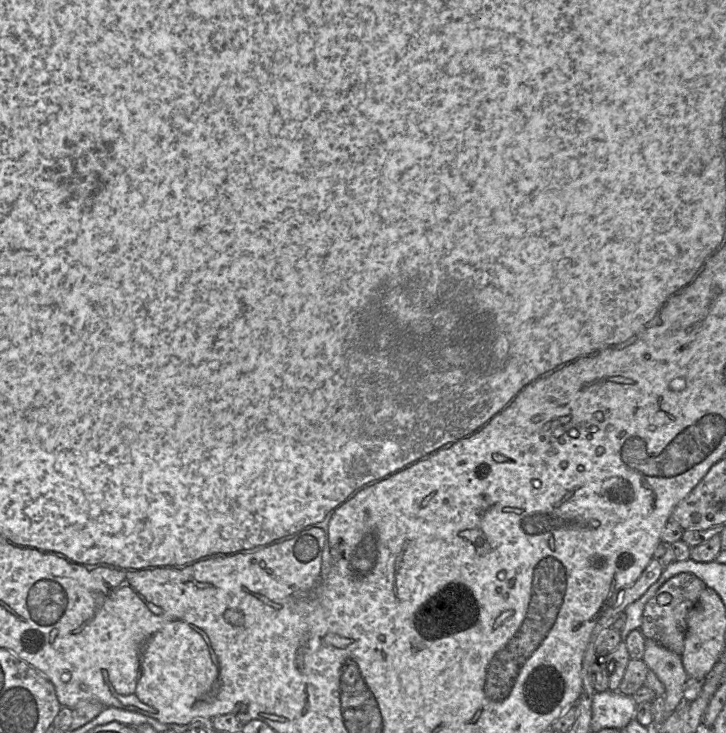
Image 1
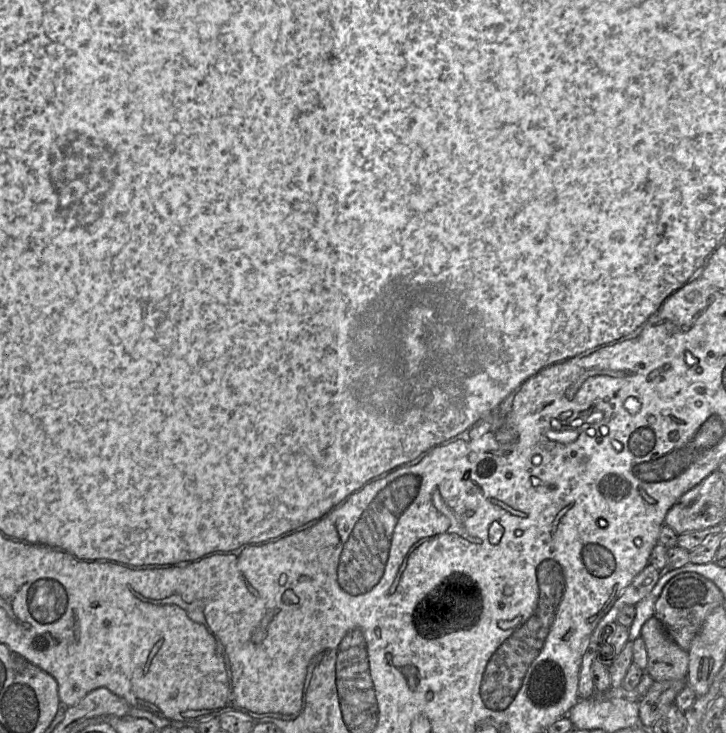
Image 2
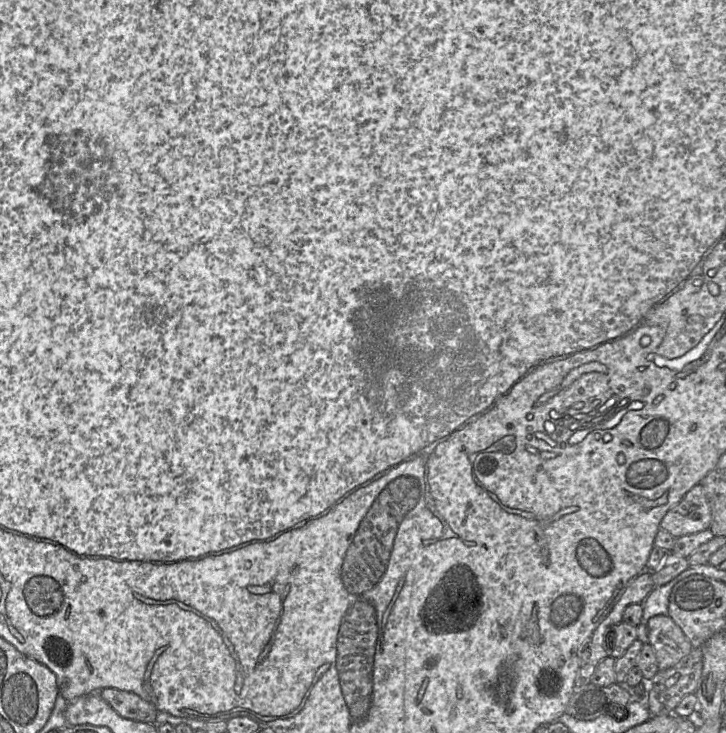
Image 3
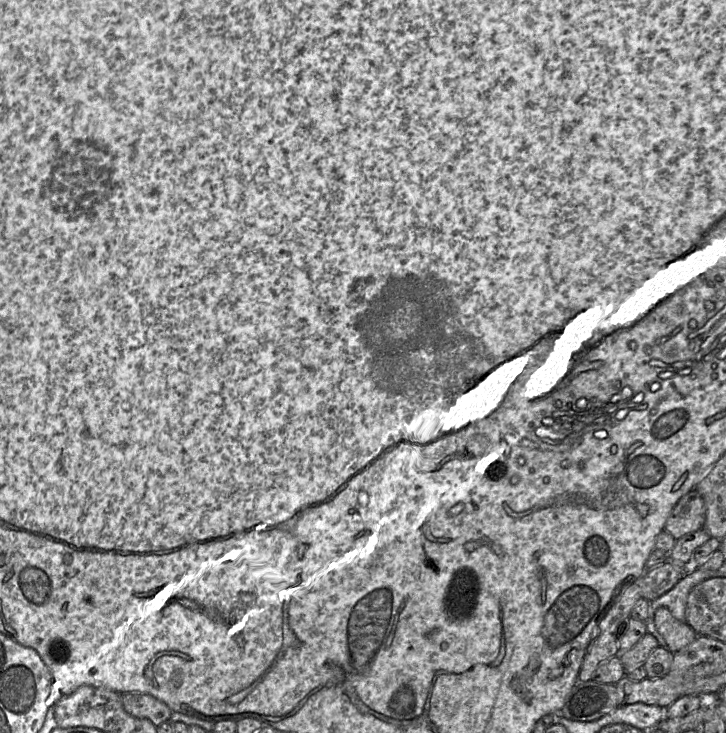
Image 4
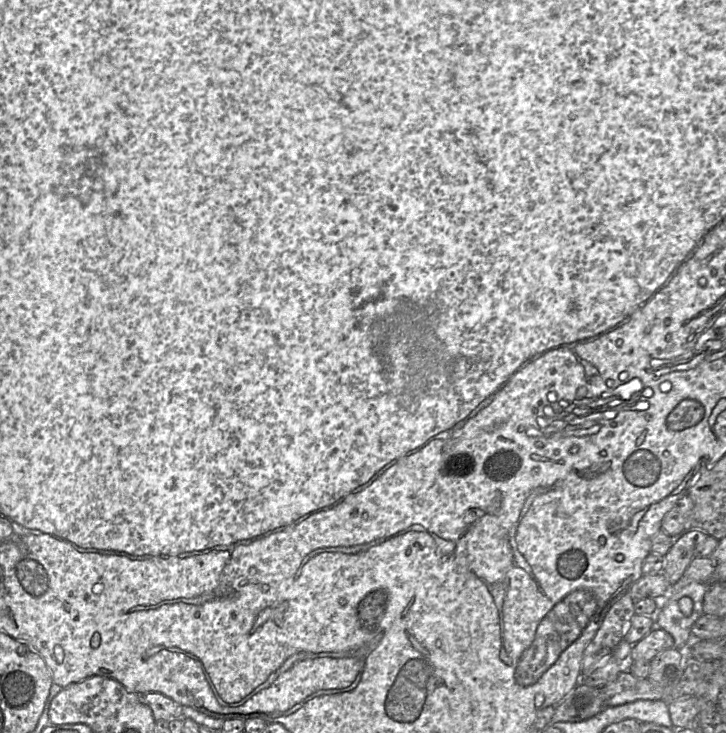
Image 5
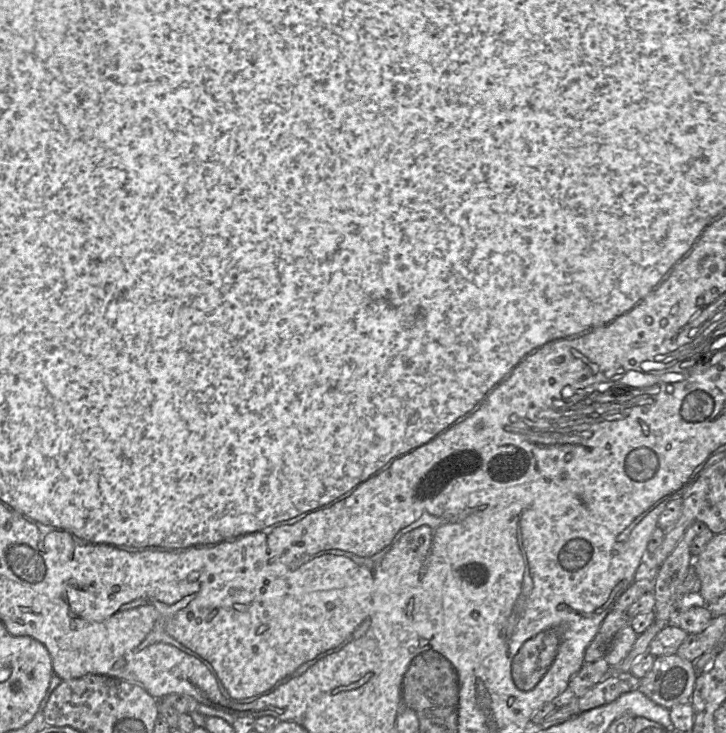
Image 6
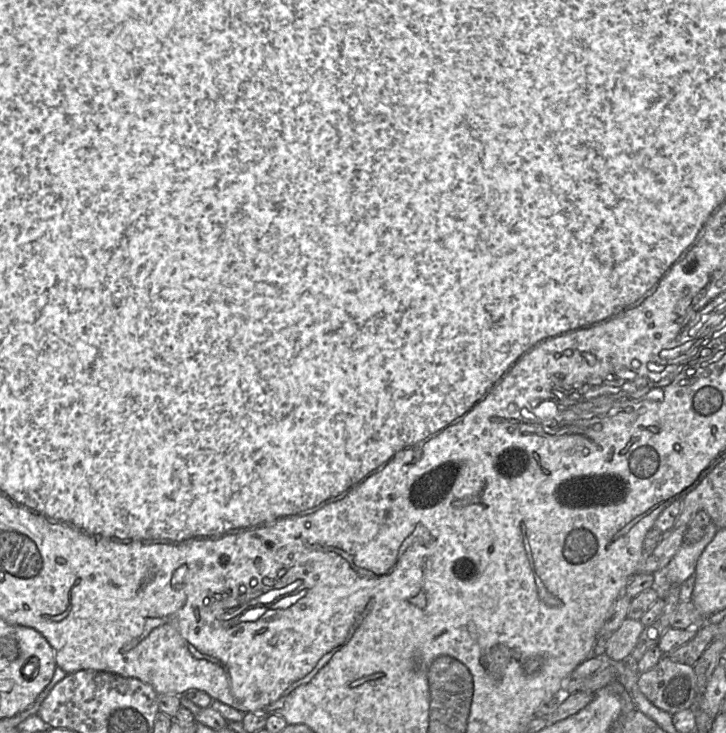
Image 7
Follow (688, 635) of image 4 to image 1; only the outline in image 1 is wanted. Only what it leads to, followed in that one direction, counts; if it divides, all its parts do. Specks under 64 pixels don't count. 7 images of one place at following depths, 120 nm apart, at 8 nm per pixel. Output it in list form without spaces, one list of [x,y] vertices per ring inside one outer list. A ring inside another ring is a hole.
[[[645,639],[642,660],[665,687],[665,711],[669,716],[683,703],[683,690],[688,679],[681,655],[666,649],[654,640]]]

